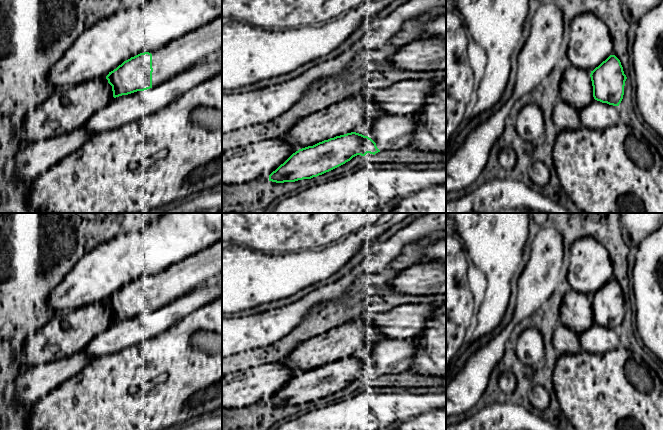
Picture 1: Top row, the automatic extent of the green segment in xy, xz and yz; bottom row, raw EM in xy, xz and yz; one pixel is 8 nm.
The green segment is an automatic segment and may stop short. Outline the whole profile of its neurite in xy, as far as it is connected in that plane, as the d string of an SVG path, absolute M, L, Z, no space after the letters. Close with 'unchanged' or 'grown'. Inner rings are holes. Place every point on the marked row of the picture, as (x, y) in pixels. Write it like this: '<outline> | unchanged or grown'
M222 15L214 21L173 40L155 52L140 53L124 61L106 76L112 86L113 97L128 95L156 87L193 65L222 54Z | grown

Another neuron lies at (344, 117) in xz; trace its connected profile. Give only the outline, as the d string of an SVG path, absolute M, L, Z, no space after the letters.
M355 96L305 116L279 138L302 149L324 140L353 132L363 123L372 122L387 112L370 96Z

